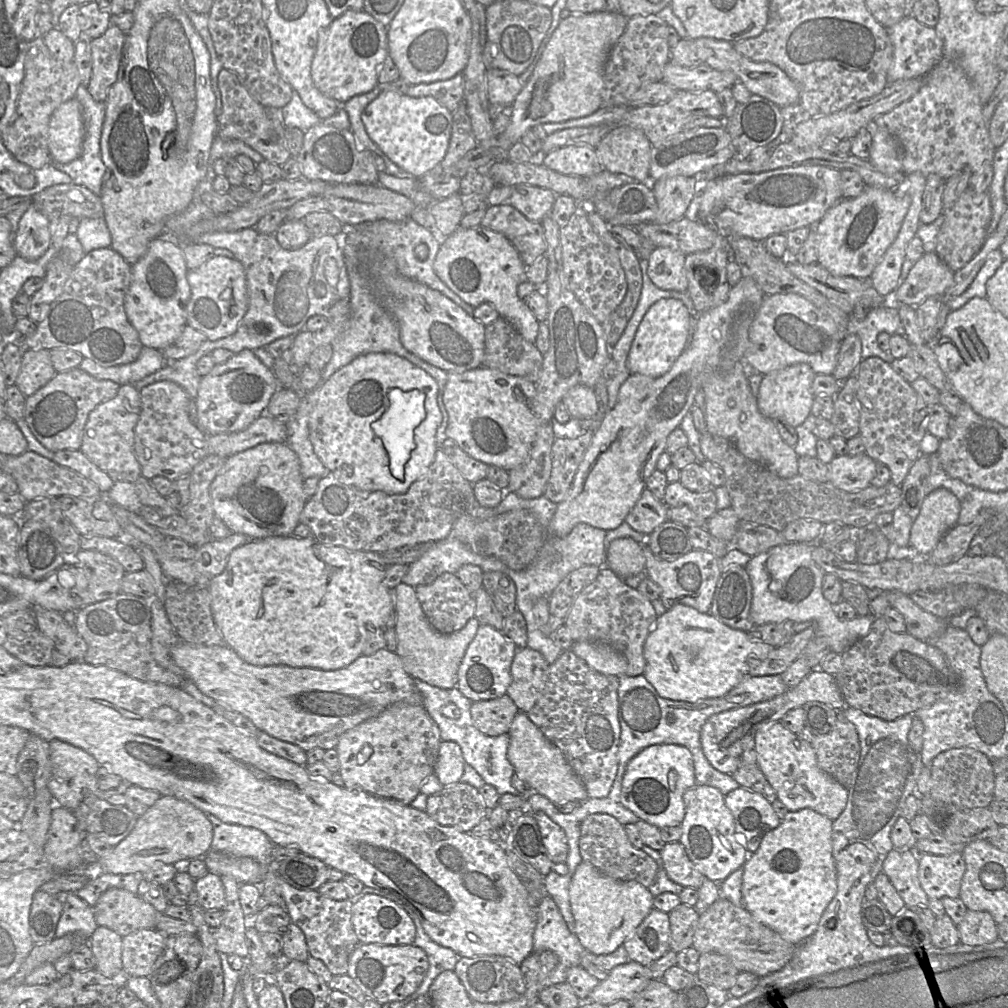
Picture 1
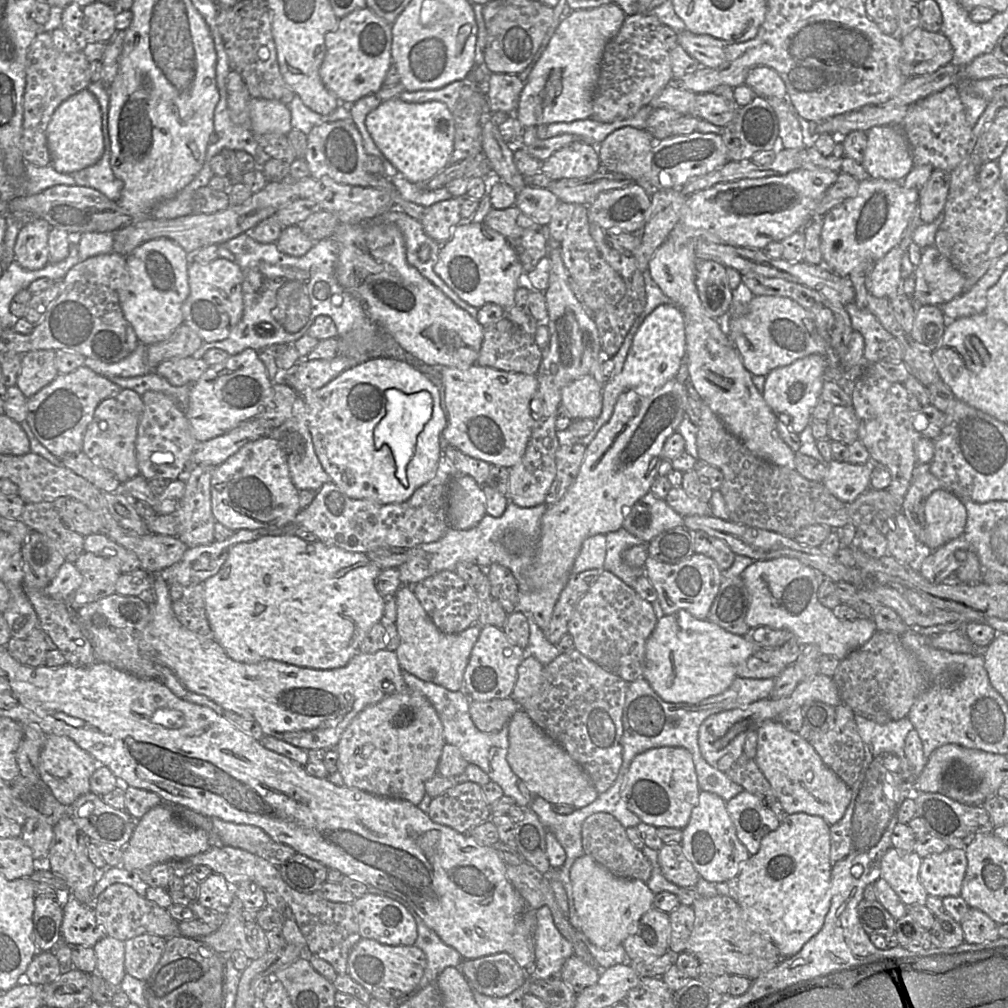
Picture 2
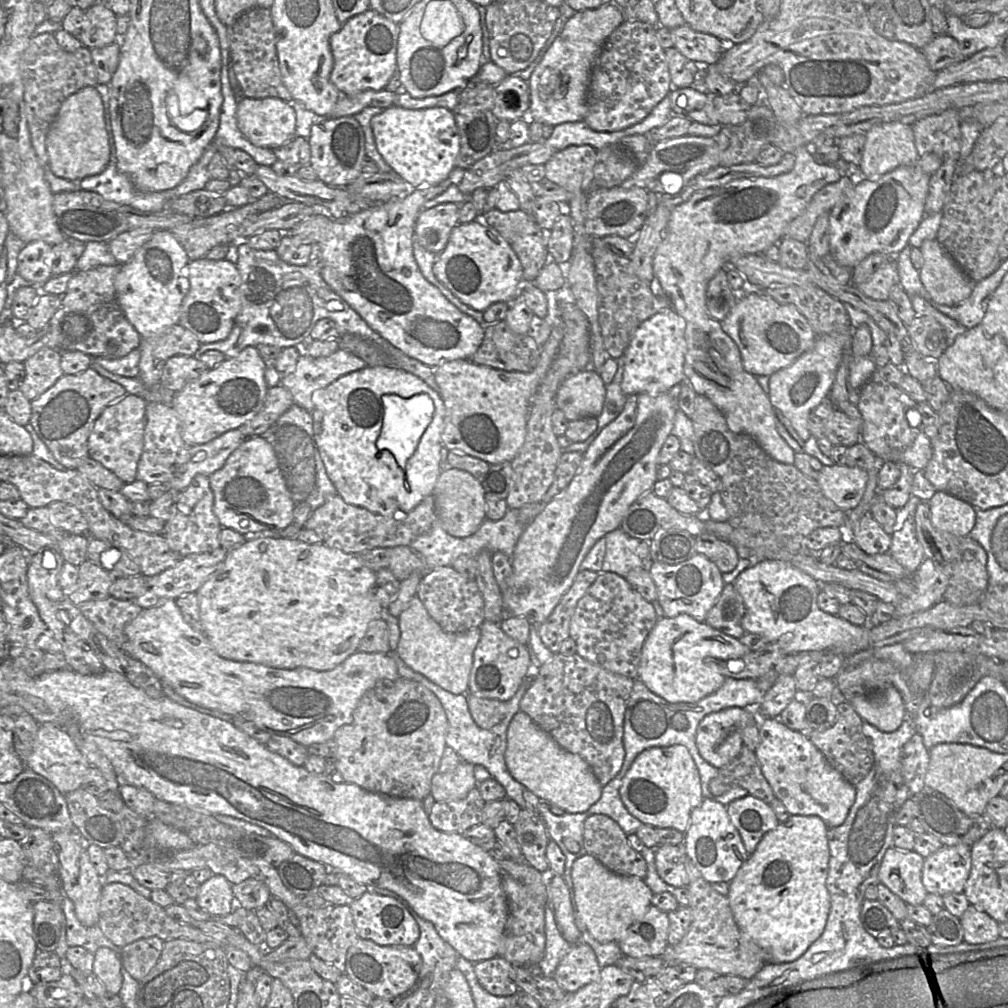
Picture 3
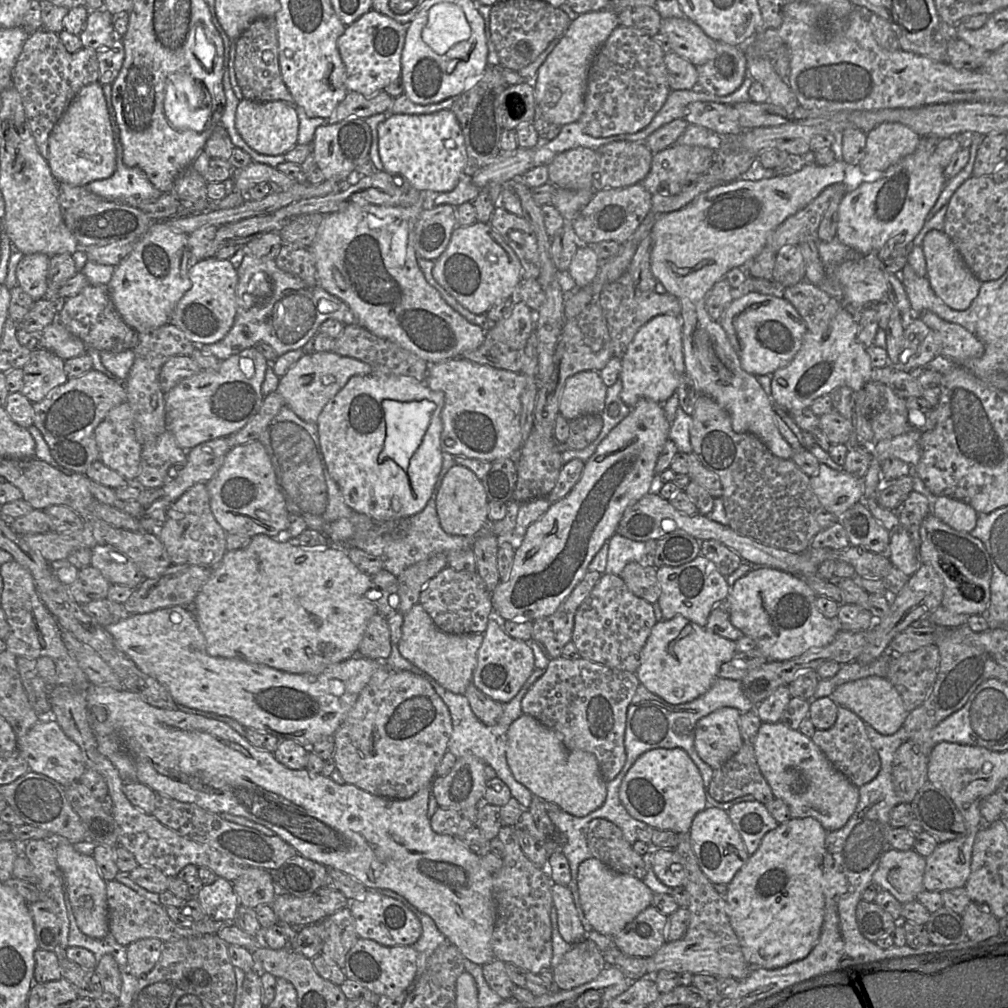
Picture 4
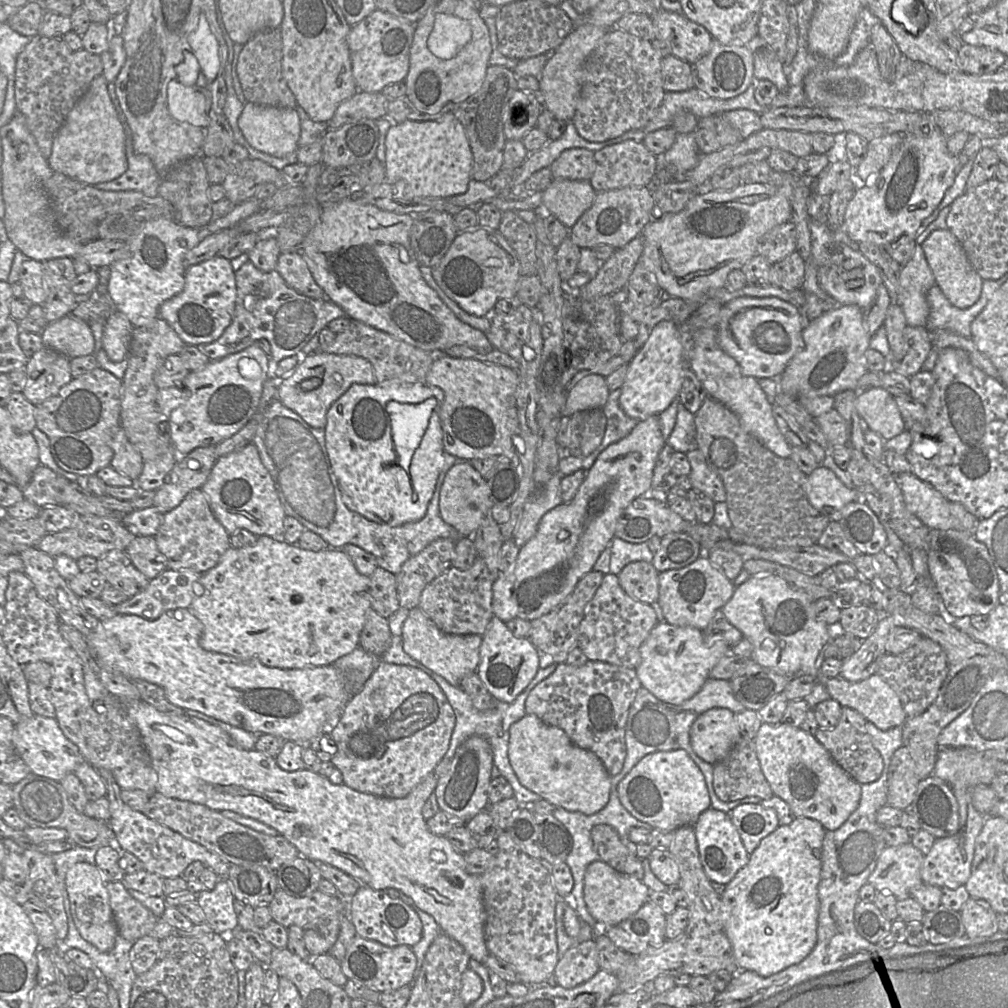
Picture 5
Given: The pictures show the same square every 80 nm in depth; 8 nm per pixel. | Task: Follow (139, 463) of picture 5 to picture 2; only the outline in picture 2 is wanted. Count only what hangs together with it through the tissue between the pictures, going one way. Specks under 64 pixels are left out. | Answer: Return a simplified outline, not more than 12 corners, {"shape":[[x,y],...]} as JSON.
{"shape":[[142,396],[97,406],[82,451],[121,484],[140,475]]}

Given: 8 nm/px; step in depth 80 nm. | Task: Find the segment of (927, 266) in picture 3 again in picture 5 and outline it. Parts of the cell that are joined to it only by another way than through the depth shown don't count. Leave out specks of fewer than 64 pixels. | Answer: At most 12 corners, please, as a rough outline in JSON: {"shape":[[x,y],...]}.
{"shape":[[947,228],[921,246],[936,285],[960,309],[983,279]]}

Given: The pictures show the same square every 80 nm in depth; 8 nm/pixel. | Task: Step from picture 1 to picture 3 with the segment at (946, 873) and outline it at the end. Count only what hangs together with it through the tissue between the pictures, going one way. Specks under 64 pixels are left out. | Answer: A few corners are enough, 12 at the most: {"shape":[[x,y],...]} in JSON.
{"shape":[[942,846],[924,858],[922,884],[962,893],[971,846]]}

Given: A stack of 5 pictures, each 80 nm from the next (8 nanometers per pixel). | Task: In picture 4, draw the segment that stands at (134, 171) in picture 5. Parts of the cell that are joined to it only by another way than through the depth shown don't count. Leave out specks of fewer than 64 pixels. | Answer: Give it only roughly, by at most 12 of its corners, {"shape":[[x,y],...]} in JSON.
{"shape":[[102,87],[113,129],[116,170],[86,188],[102,198],[137,208],[163,193],[140,168],[124,164],[120,130]]}

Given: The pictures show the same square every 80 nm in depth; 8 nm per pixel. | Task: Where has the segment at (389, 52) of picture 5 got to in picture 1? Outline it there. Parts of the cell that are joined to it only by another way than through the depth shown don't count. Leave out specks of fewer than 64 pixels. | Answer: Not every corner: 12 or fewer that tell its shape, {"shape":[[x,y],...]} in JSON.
{"shape":[[346,11],[320,31],[314,85],[345,103],[376,87],[387,27]]}

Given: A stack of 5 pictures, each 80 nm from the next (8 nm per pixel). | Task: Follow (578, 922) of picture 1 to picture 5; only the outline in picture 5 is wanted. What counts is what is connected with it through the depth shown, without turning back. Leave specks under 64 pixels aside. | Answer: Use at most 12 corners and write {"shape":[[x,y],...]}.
{"shape":[[596,860],[586,868],[583,896],[602,927],[629,918],[650,889]]}

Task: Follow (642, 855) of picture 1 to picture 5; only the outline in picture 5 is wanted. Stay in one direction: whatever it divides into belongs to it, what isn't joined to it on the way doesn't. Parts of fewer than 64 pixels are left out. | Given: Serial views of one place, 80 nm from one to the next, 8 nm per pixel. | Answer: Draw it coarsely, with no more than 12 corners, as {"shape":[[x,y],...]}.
{"shape":[[608,824],[591,829],[599,860],[643,880],[640,858]]}

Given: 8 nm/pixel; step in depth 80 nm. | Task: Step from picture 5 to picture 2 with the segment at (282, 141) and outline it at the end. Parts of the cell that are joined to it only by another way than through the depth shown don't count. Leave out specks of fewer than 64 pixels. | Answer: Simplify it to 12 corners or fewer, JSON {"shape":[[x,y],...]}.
{"shape":[[250,99],[253,134],[287,135],[288,105]]}

